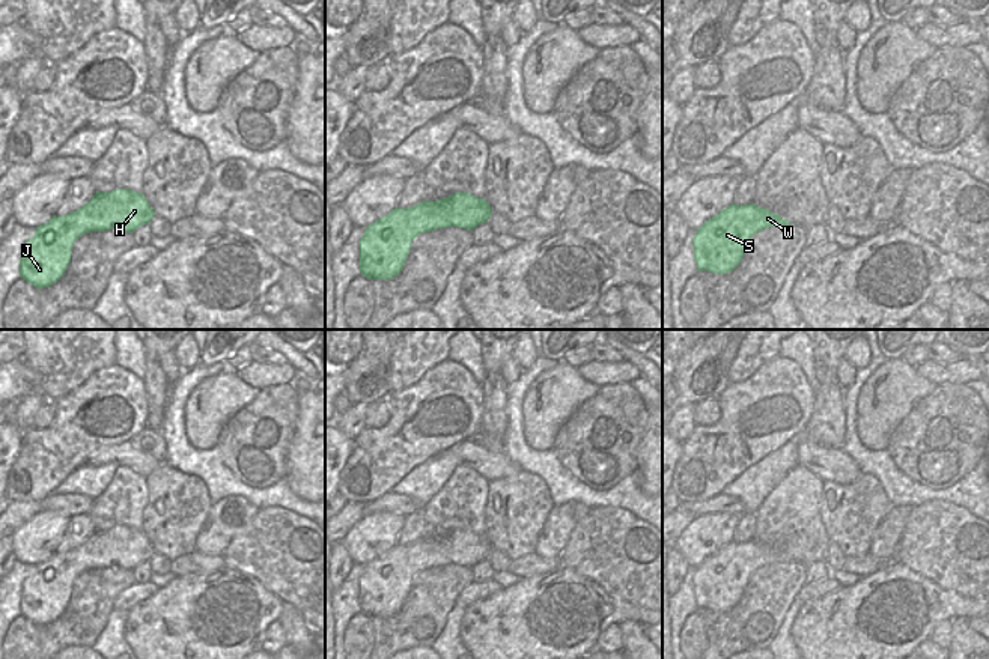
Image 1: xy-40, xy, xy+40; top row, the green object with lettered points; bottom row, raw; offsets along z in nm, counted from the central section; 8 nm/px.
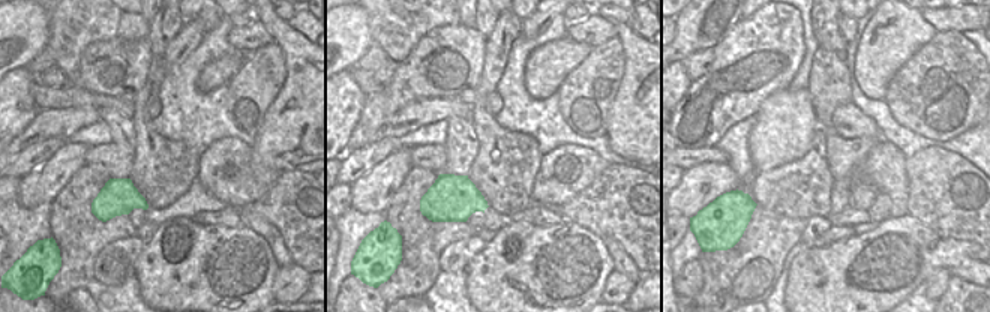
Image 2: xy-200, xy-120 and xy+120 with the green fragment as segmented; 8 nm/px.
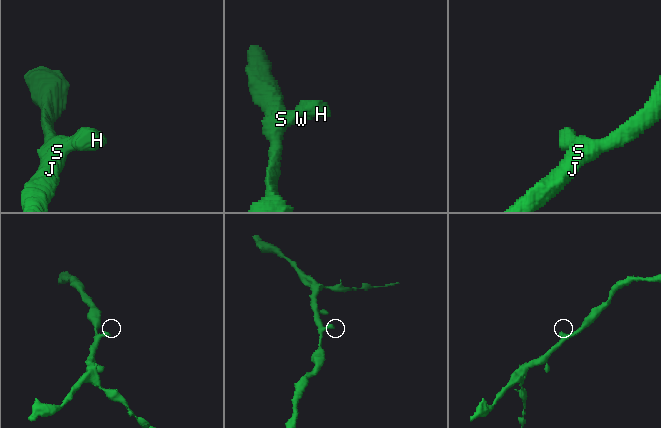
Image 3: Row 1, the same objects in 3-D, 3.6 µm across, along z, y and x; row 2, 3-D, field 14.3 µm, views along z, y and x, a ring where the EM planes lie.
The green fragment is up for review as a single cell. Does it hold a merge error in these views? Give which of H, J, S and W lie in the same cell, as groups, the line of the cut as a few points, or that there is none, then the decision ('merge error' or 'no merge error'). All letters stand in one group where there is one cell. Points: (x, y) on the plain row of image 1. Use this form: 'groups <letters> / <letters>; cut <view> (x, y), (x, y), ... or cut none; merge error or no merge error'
groups H J S W; cut none; no merge error

